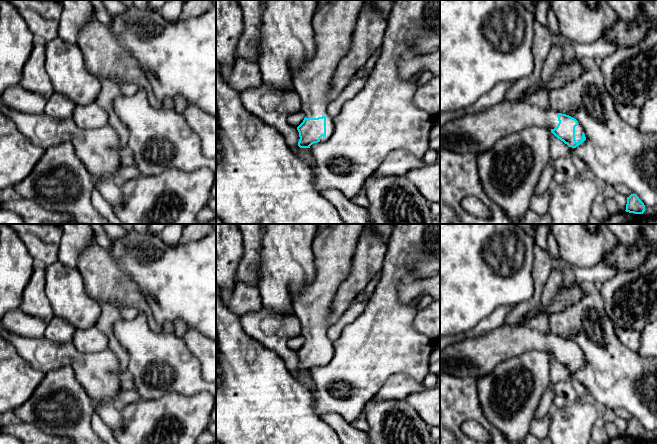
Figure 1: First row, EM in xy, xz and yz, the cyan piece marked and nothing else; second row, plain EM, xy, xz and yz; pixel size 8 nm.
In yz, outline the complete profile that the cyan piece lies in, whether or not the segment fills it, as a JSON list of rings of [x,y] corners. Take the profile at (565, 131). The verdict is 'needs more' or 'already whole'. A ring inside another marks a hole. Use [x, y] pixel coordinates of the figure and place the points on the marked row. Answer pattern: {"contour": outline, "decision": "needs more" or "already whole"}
{"contour": [[[504,100],[493,107],[451,120],[440,128],[440,149],[475,155],[491,149],[502,137],[529,127],[543,127],[569,147],[585,140],[578,121],[552,108]]], "decision": "needs more"}

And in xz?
{"contour": [[[329,0],[323,6],[317,6],[314,12],[312,26],[315,55],[299,70],[291,72],[293,88],[300,96],[301,112],[305,116],[303,122],[297,127],[300,148],[310,148],[312,144],[326,141],[332,135],[333,117],[327,110],[329,104],[327,92],[340,60],[350,49],[355,24],[364,5],[365,0]]], "decision": "needs more"}

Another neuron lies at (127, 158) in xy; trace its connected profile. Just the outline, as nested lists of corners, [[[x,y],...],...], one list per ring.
[[[129,148],[121,151],[121,164],[122,166],[134,166],[135,159],[133,152]]]

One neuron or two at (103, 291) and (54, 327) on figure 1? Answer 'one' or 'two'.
two

